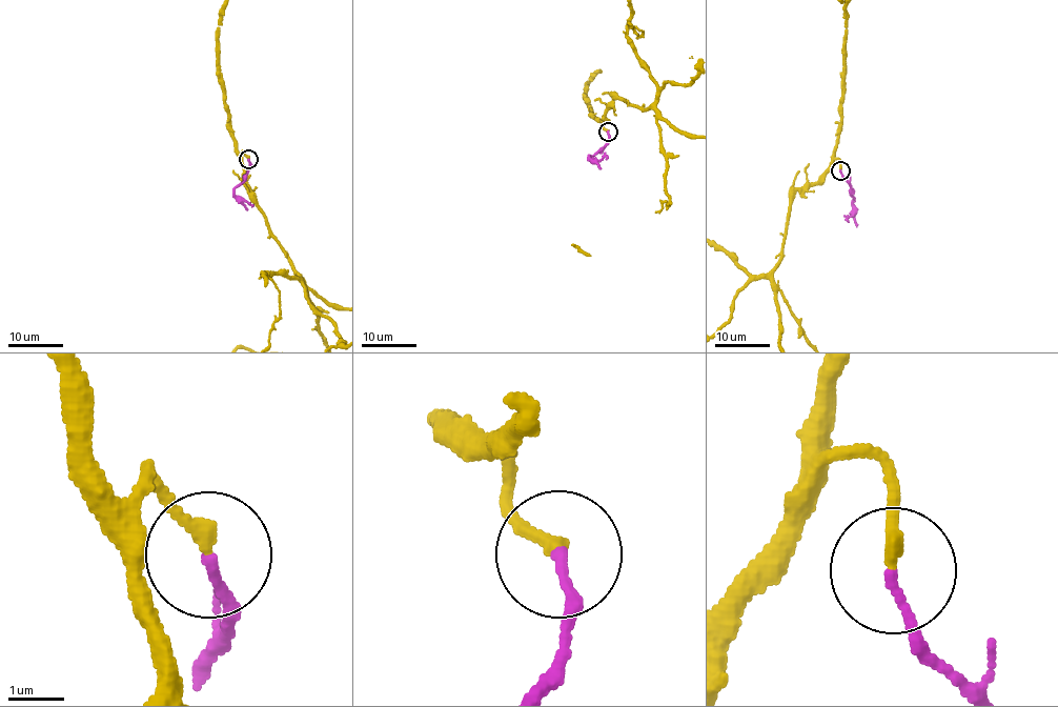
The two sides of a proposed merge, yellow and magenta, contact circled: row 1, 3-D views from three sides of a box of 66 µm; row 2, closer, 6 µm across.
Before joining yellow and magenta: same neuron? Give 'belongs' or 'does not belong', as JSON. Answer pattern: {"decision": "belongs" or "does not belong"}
{"decision": "belongs"}

